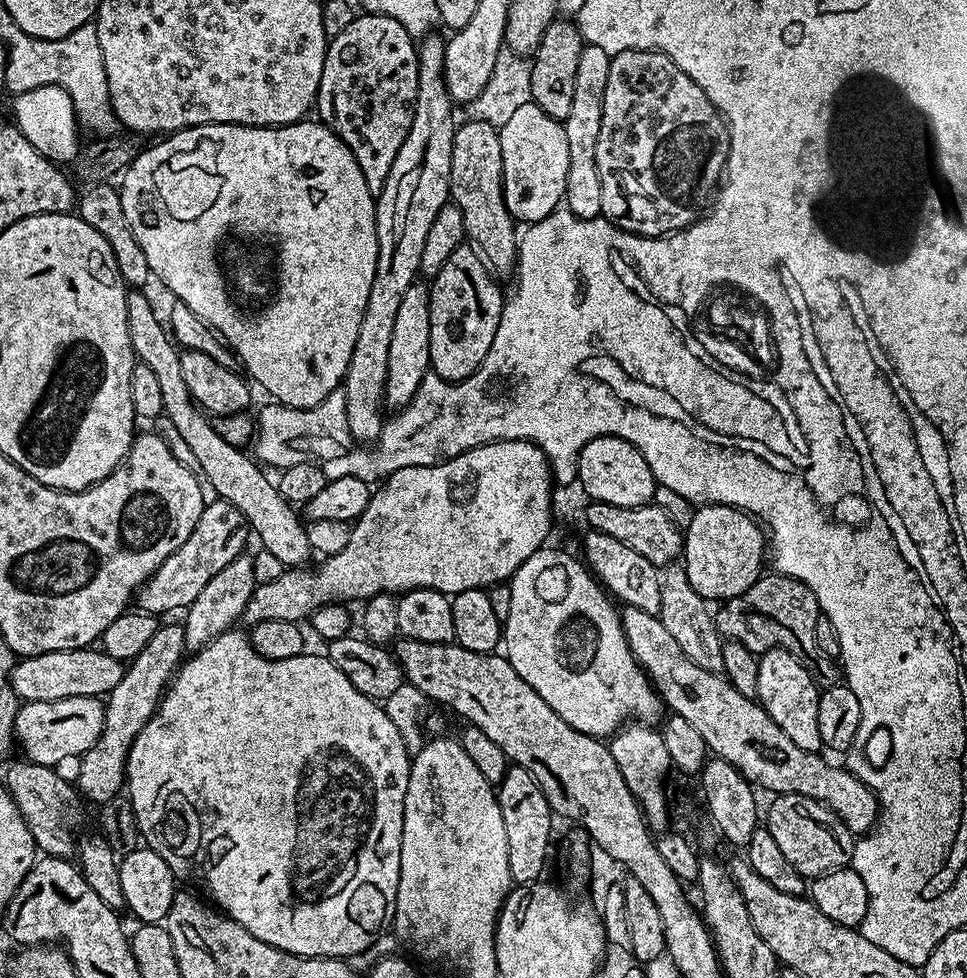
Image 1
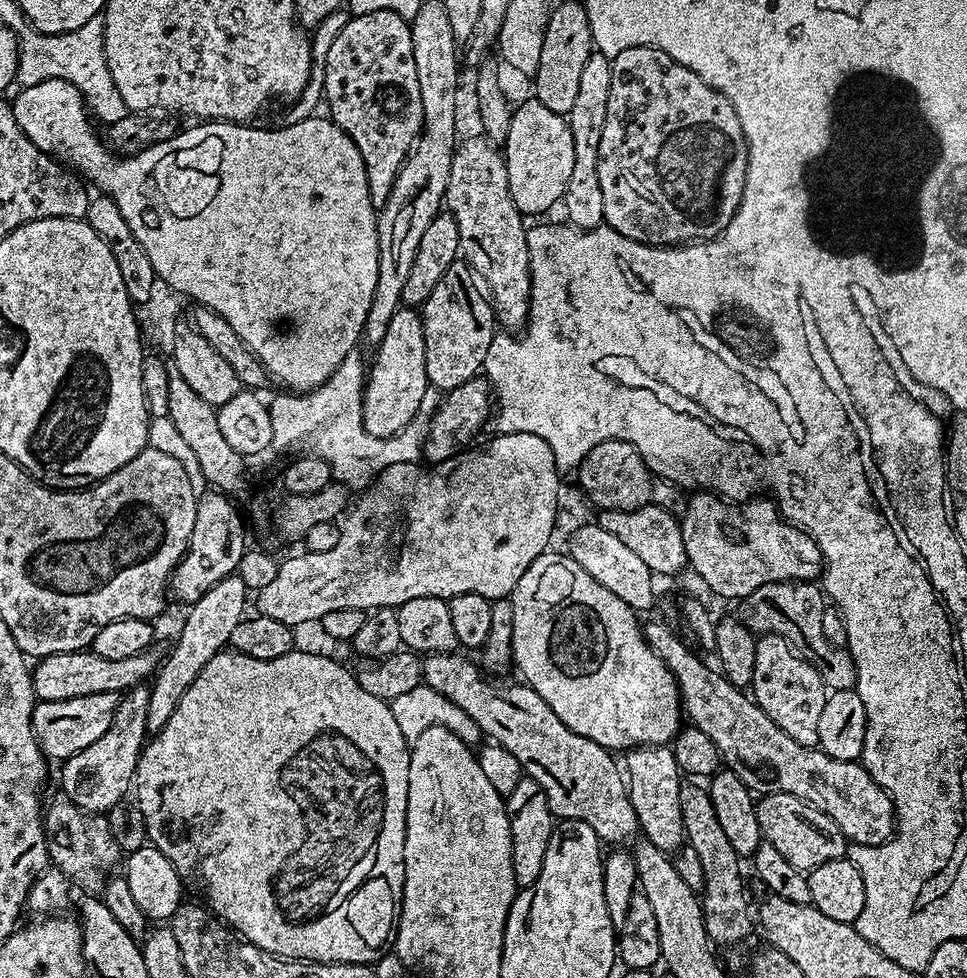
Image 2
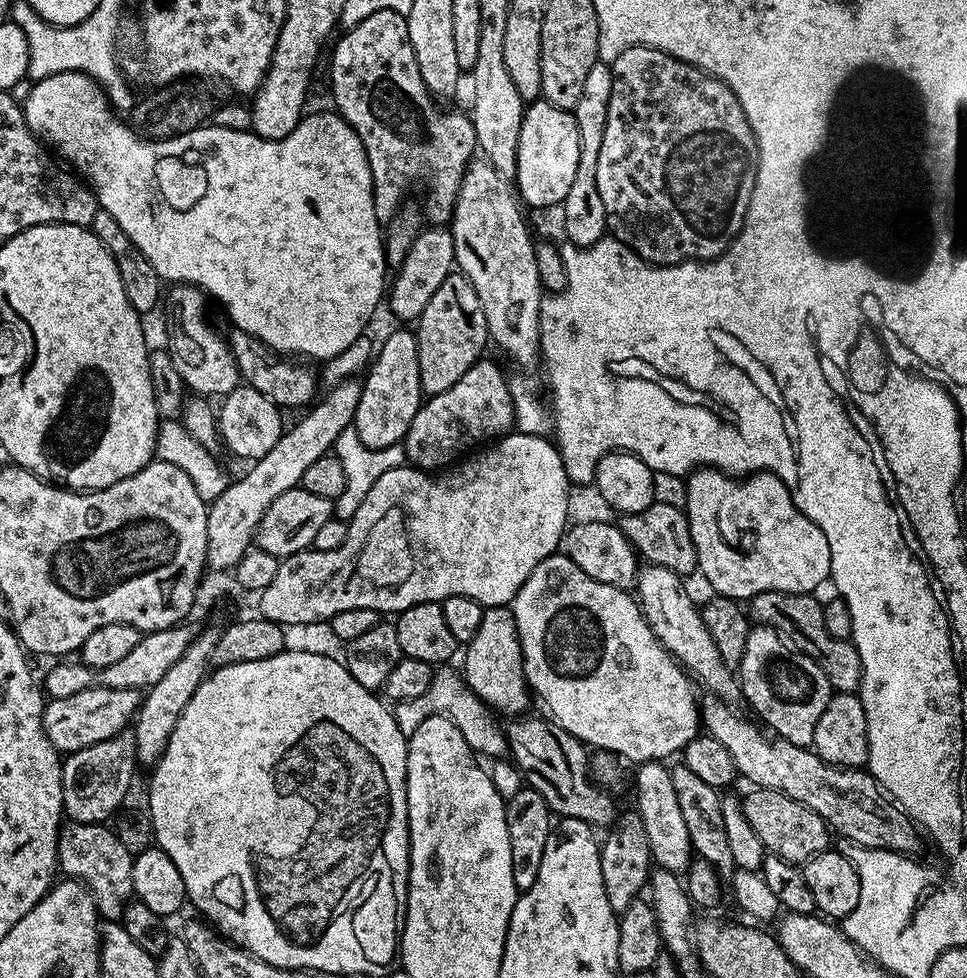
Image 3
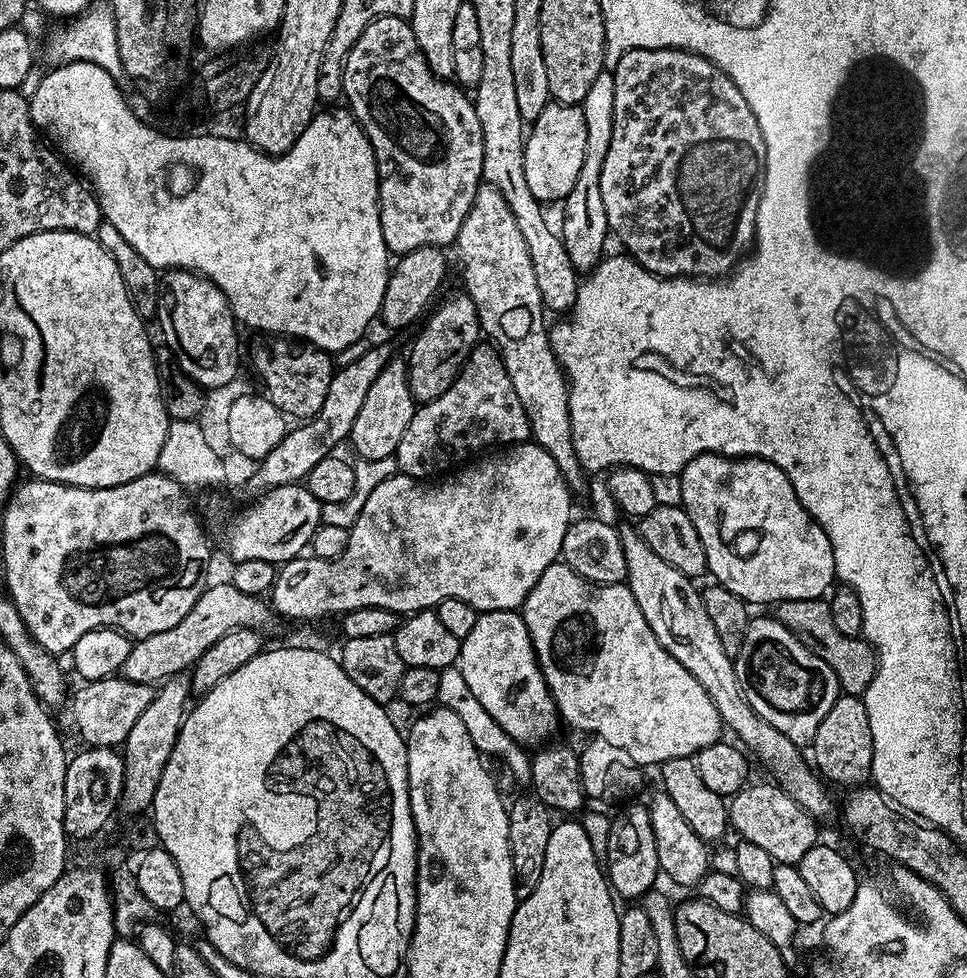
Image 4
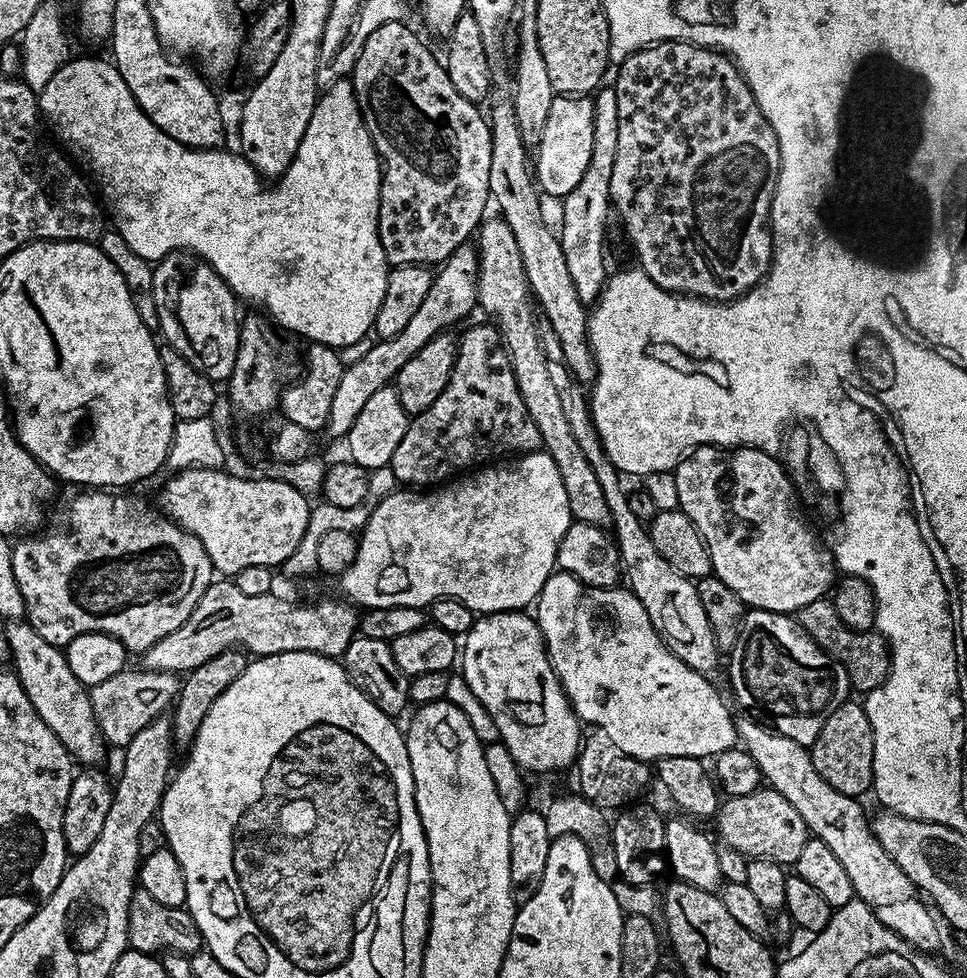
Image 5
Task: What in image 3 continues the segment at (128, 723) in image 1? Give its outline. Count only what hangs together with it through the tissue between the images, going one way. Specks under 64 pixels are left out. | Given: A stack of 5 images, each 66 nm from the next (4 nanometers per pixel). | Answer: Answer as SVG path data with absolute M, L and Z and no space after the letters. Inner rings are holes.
M131 731L119 732L102 742L94 742L94 746L67 753L60 769L64 816L77 824L103 824L111 821L121 807L119 804L127 798L132 788L132 775L138 771L136 743Z

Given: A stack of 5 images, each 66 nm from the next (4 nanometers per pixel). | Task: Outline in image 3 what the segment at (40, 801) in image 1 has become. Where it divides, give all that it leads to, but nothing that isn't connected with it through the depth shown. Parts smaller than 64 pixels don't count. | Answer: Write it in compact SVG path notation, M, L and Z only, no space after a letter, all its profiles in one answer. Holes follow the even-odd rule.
M68 822L61 827L56 843L58 868L65 877L81 881L98 902L103 919L108 922L119 921L124 905L133 895L132 862L134 854L118 842L115 831L107 823L77 824Z

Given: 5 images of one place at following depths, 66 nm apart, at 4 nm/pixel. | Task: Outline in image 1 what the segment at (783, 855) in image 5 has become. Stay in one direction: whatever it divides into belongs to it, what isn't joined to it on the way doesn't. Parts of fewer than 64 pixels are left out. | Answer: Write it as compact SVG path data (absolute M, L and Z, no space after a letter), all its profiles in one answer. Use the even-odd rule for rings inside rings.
M776 794L771 797L766 826L776 844L786 854L786 859L794 865L805 878L821 876L823 872L832 872L836 868L851 865L852 851L856 845L854 834L831 812L825 804L802 794Z

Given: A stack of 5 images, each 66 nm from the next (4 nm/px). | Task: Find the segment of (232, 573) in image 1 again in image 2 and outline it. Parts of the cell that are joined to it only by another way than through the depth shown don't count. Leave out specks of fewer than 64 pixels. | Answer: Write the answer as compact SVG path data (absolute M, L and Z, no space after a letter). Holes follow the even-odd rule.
M230 575L222 578L198 602L194 602L187 609L188 617L184 620L184 625L180 628L180 637L176 640L176 645L172 648L172 653L168 657L163 657L162 663L157 667L154 673L154 679L150 687L150 710L146 714L146 726L149 733L155 734L170 722L170 714L182 702L182 694L202 674L202 666L210 662L218 653L225 651L230 645L230 634L234 634L238 622L242 622L246 615L246 607L250 604L250 593L248 587L242 582L238 575ZM156 680L156 681L155 681Z

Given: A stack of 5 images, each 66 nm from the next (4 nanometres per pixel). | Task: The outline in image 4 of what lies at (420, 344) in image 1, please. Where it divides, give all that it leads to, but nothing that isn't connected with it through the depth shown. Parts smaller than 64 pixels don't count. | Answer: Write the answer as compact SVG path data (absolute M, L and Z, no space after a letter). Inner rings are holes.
M393 358L374 378L370 390L366 390L366 398L362 402L362 410L358 410L358 418L354 418L354 426L350 437L350 445L361 460L377 460L387 456L395 456L398 442L402 442L402 434L406 434L406 426L410 426L410 418L414 418L418 403L411 396L407 382L408 370L403 359Z

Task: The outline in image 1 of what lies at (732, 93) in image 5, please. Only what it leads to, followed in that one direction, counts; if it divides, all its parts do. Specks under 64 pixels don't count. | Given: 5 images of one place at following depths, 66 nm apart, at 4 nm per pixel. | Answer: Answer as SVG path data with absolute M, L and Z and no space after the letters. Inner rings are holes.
M626 50L613 55L610 62L610 78L606 78L606 94L602 102L602 130L598 130L598 178L602 182L600 215L605 220L609 220L616 228L633 232L635 236L668 236L672 232L680 232L700 219L705 211L706 201L713 189L717 187L727 162L728 125L720 115L720 111L710 102L710 98L706 98L702 86L698 86L698 82L694 82L690 74L686 74L662 51Z

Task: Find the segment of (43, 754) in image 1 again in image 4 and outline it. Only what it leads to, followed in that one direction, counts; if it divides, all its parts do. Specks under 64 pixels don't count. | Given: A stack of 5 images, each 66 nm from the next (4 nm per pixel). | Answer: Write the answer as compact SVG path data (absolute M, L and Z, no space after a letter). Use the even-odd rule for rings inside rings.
M120 674L101 680L89 680L79 686L81 688L71 693L63 709L64 724L68 728L73 728L86 743L93 744L96 748L108 748L111 744L123 745L126 734L130 734L134 722L138 722L146 706L150 706L154 691L153 685L130 682Z

